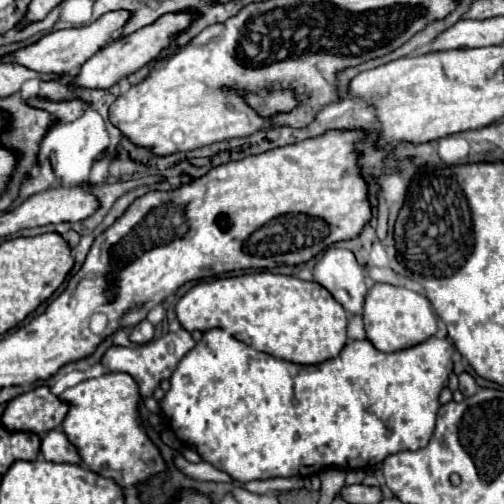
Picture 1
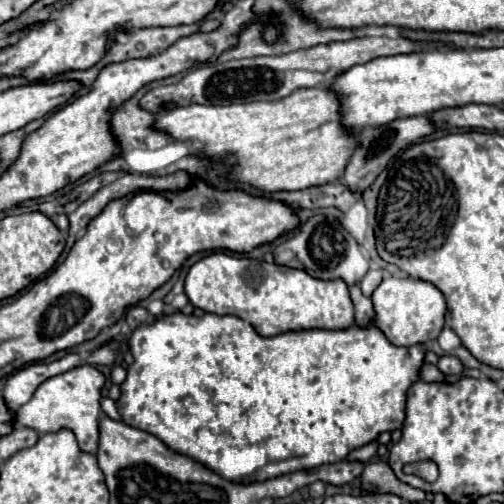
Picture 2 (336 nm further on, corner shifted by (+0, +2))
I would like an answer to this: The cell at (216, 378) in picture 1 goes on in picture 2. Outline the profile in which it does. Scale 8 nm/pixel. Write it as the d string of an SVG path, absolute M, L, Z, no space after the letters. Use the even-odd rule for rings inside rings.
M175 312L173 316L157 318L145 326L139 326L129 338L129 350L131 350L135 362L127 372L127 380L121 384L123 394L117 402L123 422L133 428L155 434L175 452L191 456L197 462L211 468L213 472L219 472L219 476L223 476L227 480L235 480L239 484L251 484L251 482L267 480L271 476L281 476L281 474L295 472L295 470L309 470L309 468L317 468L321 464L335 464L335 462L347 458L347 454L351 450L377 440L377 436L381 432L399 430L405 420L407 390L411 388L411 384L415 384L419 380L419 372L421 372L421 366L423 366L425 354L427 354L425 344L415 344L409 348L393 346L391 342L387 342L387 338L383 336L383 332L377 326L367 326L367 328L351 326L345 330L297 330L297 332L277 334L273 338L263 338L247 322L239 320L237 316L205 314L205 316L197 318L197 316L185 316L181 312Z

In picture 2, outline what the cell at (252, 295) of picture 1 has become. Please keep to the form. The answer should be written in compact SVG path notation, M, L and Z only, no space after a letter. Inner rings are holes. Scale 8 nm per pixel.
M213 252L191 266L185 278L185 294L195 308L237 316L251 324L259 336L307 328L343 330L355 322L353 302L343 280L317 280L297 268L237 258L225 252Z

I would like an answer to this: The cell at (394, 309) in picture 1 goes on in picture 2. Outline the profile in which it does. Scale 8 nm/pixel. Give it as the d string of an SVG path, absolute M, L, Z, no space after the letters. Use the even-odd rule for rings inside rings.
M385 278L371 296L375 308L375 326L383 330L387 340L395 346L413 346L435 340L443 330L445 318L445 298L443 294L425 280L415 278Z

